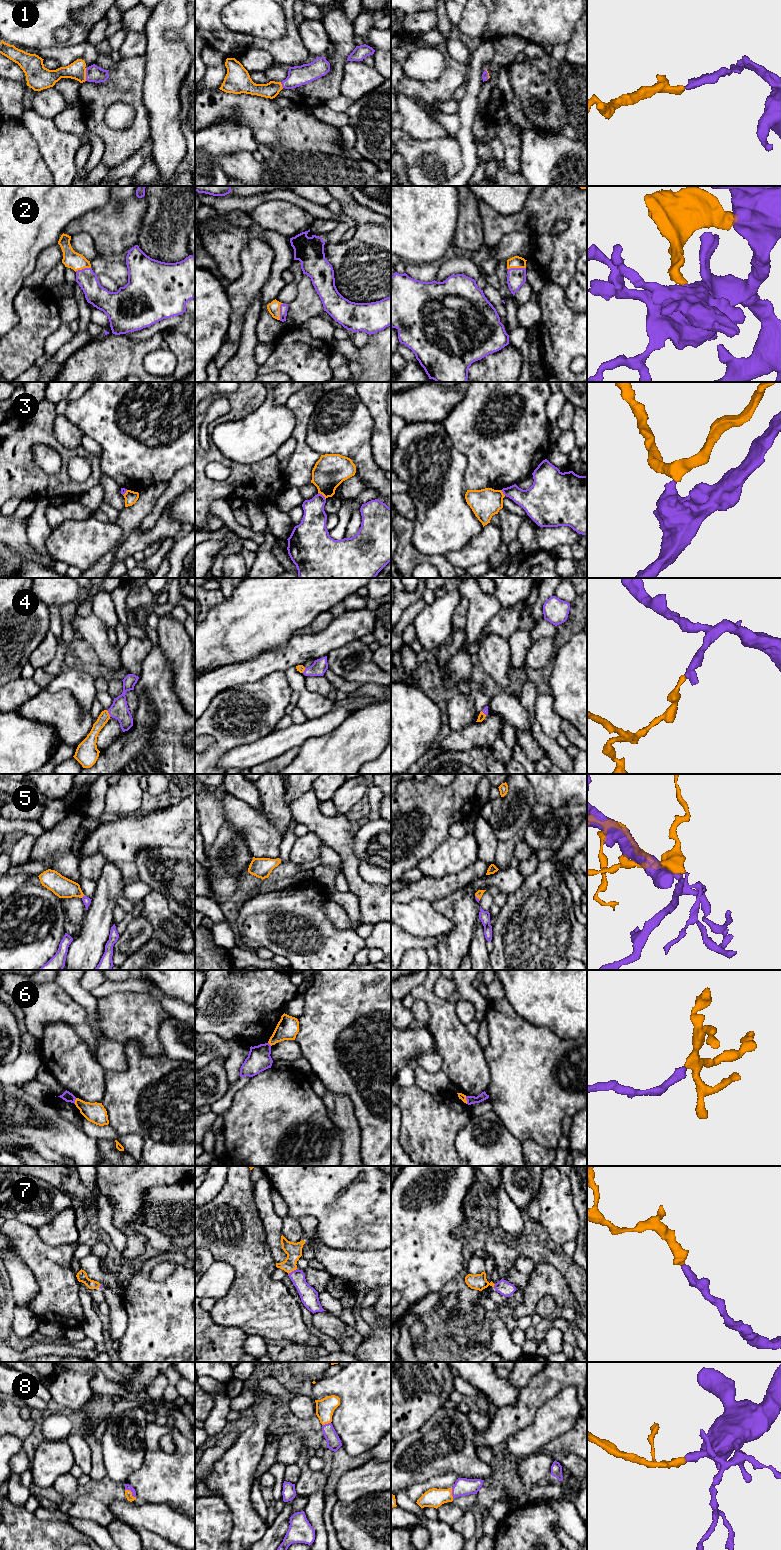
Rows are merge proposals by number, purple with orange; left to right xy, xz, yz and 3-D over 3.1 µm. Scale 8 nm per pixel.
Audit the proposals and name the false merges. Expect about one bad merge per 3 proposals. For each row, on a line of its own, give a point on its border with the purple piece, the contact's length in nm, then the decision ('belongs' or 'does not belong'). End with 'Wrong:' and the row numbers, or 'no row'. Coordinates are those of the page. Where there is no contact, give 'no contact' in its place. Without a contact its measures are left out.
1: xy (86, 75) | 100 nm | belongs
2: xz (280, 311) | 140 nm | belongs
3: xz (322, 495) | 90 nm | does not belong
4: xy (108, 712) | 70 nm | belongs
5: yz (477, 898) | 60 nm | belongs
6: xy (74, 1101) | 50 nm | does not belong
7: xz (292, 1271) | 90 nm | belongs
8: xy (131, 1491) | 110 nm | belongs
Wrong: 3, 6

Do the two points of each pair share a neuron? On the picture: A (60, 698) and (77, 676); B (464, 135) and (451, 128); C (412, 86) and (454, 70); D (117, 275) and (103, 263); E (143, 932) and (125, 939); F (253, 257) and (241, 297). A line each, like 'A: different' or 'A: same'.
A: different
B: different
C: same
D: same
E: same
F: same

